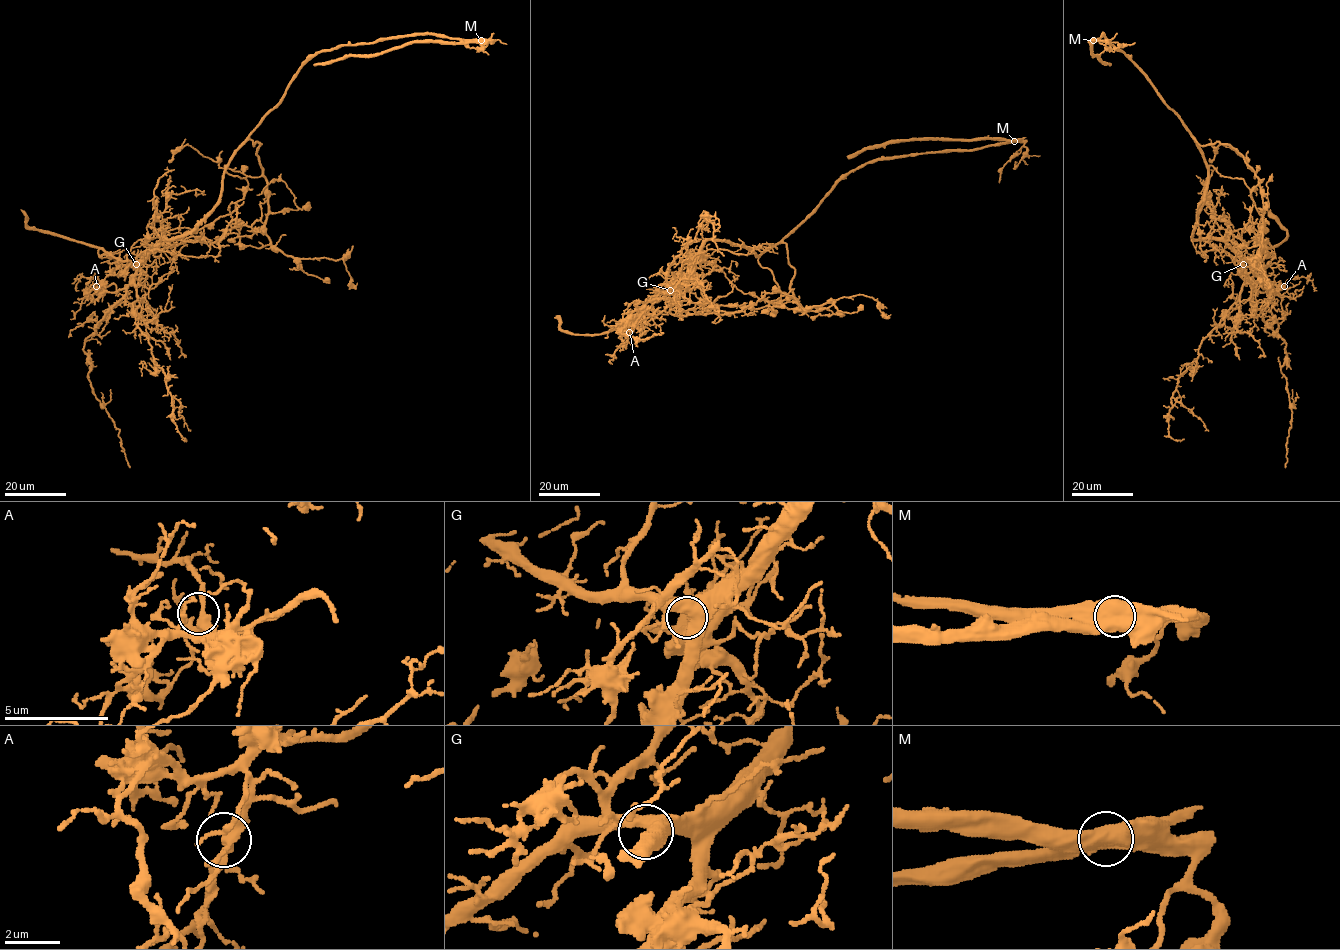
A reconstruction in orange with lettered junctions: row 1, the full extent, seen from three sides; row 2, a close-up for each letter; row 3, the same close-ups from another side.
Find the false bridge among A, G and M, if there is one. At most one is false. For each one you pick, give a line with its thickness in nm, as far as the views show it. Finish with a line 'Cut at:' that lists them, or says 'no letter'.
M: Thickness 850 nm
Cut at: M

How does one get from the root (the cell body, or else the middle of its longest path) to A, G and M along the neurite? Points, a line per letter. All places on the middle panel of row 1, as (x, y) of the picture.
A: (779, 242), (756, 255), (724, 241), (707, 240), (692, 272), (641, 313), (629, 332)
G: (779, 242), (756, 255), (724, 241), (707, 240), (696, 268), (670, 290)
M: (779, 242), (842, 178), (867, 163), (925, 152), (975, 150), (1015, 141)

